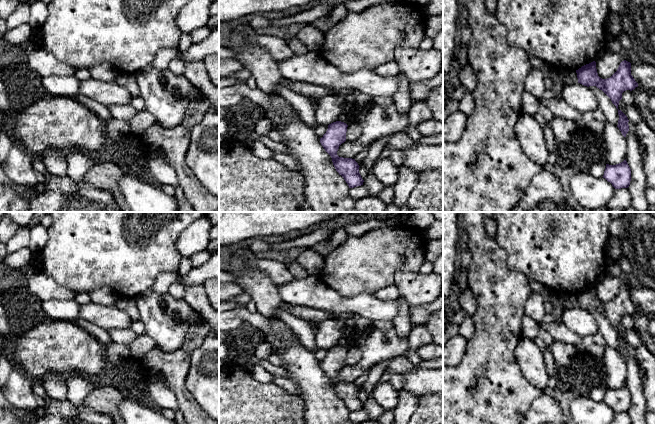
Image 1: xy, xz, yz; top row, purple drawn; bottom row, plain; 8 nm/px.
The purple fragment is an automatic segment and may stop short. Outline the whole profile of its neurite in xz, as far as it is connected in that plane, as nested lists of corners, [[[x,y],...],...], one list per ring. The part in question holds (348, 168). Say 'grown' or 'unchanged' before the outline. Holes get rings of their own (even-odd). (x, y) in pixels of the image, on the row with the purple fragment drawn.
unchanged | [[[336,121],[328,125],[326,133],[320,138],[320,143],[331,156],[336,171],[341,175],[349,188],[363,185],[364,180],[359,173],[359,165],[352,158],[343,158],[337,155],[339,146],[346,141],[348,125]]]

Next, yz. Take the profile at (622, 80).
unchanged | [[[624,60],[620,63],[617,71],[607,79],[598,76],[596,62],[593,61],[576,70],[578,83],[584,86],[596,86],[602,90],[618,109],[622,93],[626,90],[634,90],[638,83],[631,75],[631,63]]]

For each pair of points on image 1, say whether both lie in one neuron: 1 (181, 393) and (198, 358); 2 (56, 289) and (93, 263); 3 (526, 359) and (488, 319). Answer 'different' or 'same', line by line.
1: different
2: different
3: different

